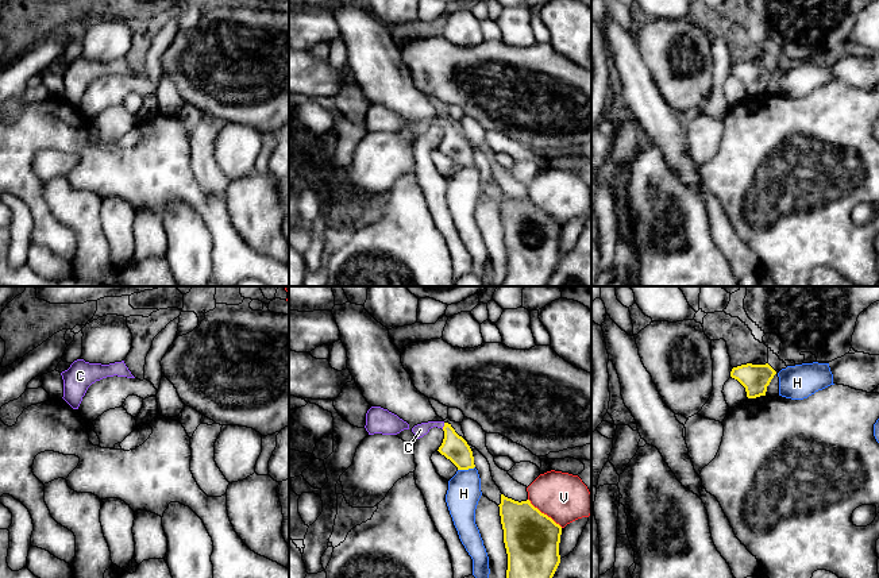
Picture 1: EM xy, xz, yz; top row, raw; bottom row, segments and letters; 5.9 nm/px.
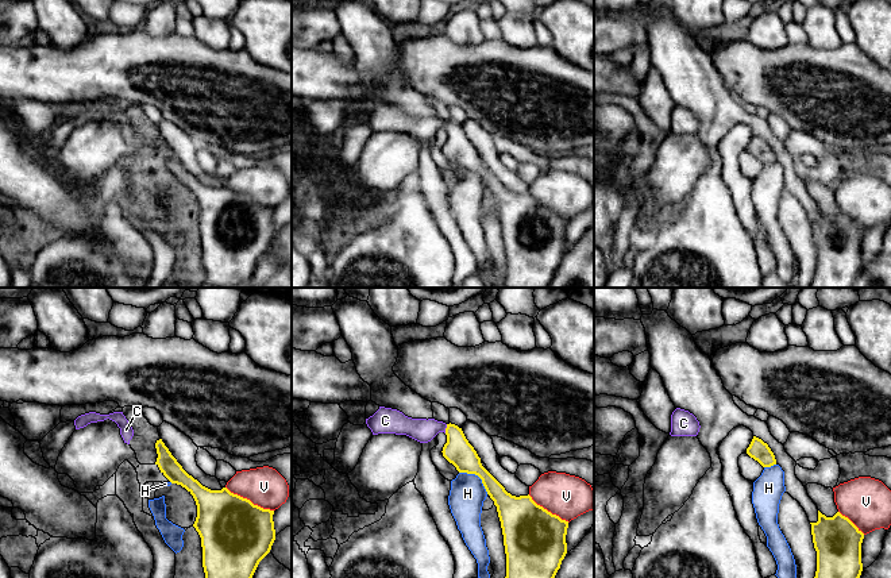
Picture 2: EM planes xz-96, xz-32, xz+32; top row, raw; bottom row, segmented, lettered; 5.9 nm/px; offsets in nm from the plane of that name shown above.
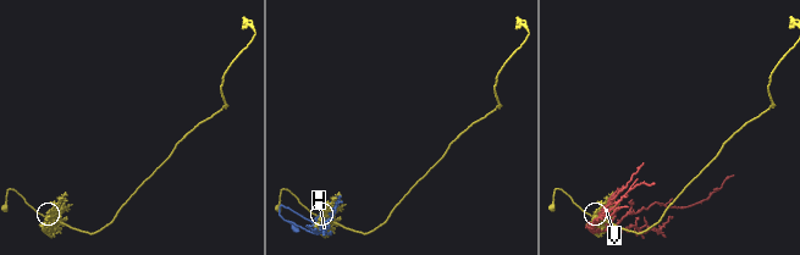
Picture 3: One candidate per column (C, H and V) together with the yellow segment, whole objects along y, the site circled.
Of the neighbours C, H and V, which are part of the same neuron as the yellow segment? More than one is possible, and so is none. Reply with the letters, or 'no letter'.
C

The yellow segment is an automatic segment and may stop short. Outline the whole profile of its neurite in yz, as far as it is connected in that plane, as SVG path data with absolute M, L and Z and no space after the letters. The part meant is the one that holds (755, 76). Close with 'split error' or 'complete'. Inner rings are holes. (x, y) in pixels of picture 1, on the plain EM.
M747 61L733 65L730 69L730 74L737 77L745 85L748 96L766 93L767 84L775 72L776 69L768 61Z | complete

